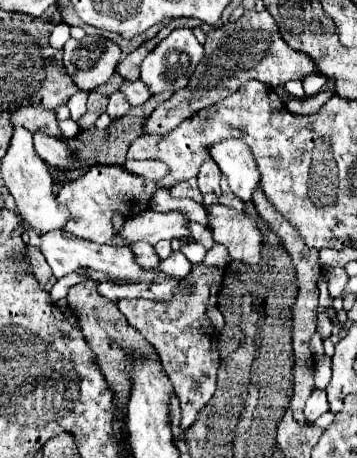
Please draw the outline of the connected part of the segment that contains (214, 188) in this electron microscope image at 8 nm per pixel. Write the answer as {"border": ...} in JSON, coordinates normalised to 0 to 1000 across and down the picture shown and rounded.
{"border":[[[583,347],[560,365],[555,408],[560,408],[566,426],[571,426],[571,448],[588,448],[588,434],[605,434],[605,430],[622,426],[622,417],[616,417],[616,386],[622,386],[622,378],[616,378],[611,360],[594,347]]]}

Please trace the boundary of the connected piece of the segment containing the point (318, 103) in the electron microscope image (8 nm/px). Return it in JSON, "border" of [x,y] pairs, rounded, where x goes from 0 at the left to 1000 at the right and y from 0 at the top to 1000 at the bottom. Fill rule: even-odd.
{"border":[[[896,199],[891,207],[874,207],[874,212],[846,212],[846,216],[812,216],[801,225],[807,242],[812,247],[852,247],[852,251],[874,251],[885,247],[936,203],[924,199]]]}

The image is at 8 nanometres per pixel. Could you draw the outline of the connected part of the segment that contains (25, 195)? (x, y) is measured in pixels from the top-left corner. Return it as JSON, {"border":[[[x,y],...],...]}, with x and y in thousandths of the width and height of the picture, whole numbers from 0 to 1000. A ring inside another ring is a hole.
{"border":[[[39,277],[28,321],[6,347],[6,386],[11,386],[11,404],[22,408],[22,417],[45,439],[50,461],[84,487],[84,496],[95,496],[106,509],[179,496],[179,487],[190,483],[190,461],[179,456],[179,448],[157,443],[157,430],[146,421],[151,395],[134,373],[134,360],[101,334],[90,312],[90,290],[67,277]]]}

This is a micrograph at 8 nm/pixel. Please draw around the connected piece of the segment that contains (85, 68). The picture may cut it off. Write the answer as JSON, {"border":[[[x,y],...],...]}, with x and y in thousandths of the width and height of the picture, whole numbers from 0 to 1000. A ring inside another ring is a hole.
{"border":[[[241,76],[230,90],[190,85],[179,98],[179,142],[224,199],[252,199],[297,181],[342,124],[325,90]]]}

